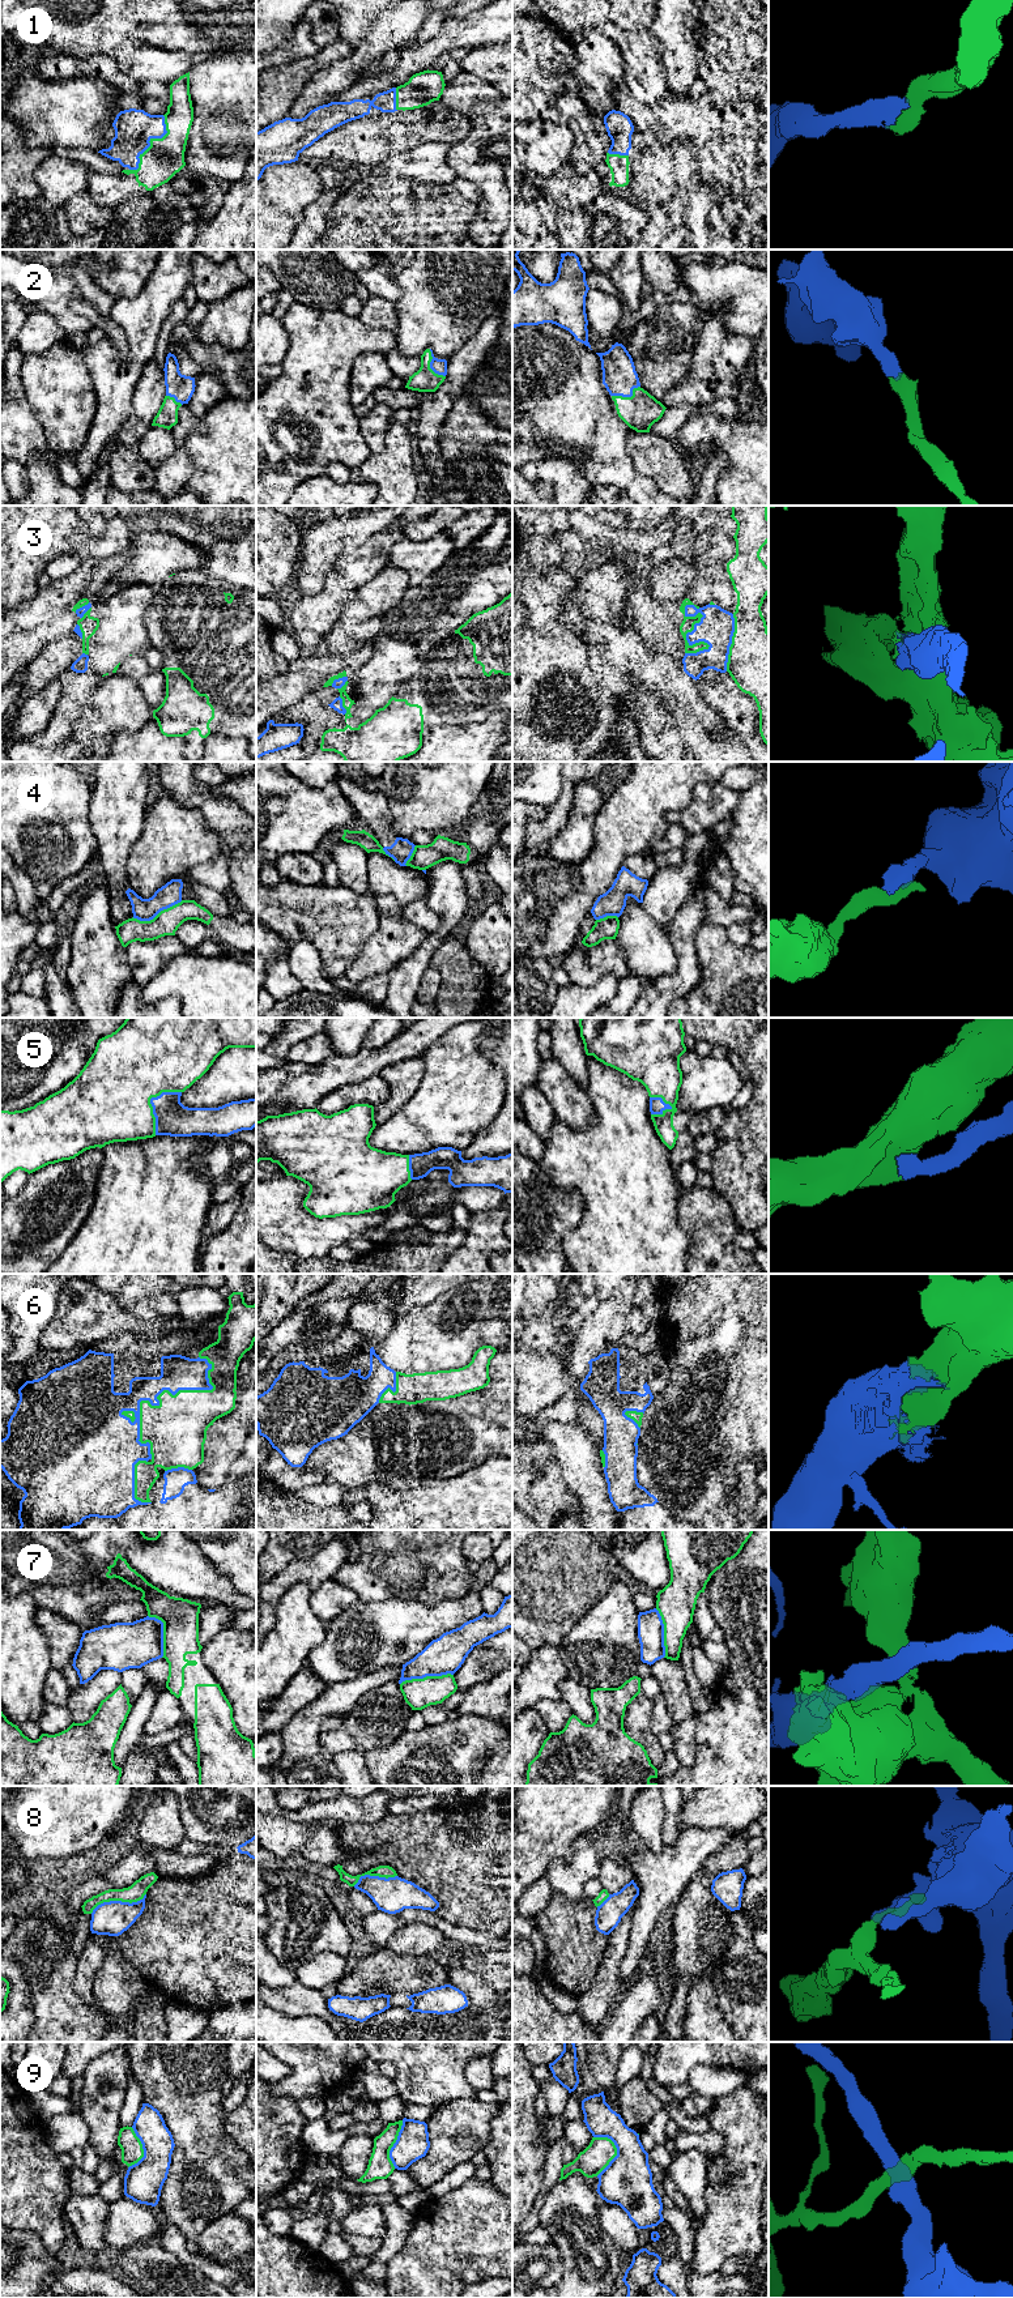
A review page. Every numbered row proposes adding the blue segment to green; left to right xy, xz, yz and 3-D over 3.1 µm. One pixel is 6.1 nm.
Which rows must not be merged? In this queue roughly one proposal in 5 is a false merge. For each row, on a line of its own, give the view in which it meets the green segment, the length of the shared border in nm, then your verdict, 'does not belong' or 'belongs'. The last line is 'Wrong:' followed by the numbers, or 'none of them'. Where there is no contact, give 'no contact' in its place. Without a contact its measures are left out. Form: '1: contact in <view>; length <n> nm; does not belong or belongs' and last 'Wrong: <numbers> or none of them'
1: contact in xy; length 400 nm; belongs
2: contact in xz; length 200 nm; belongs
3: contact in yz; length 320 nm; does not belong
4: contact in xy; length 320 nm; does not belong
5: contact in xy; length 320 nm; belongs
6: contact in xy; length 700 nm; belongs
7: contact in xz; length 340 nm; does not belong
8: contact in xy; length 360 nm; does not belong
9: contact in yz; length 260 nm; does not belong
Wrong: 3, 4, 7, 8, 9

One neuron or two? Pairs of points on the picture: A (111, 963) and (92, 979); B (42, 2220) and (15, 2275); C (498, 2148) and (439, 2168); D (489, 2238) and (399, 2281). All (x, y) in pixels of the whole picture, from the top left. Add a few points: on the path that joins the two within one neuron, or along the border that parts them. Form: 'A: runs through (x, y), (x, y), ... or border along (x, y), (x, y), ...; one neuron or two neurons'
A: runs through (106, 964), (97, 973); one neuron
B: border along (13, 2228), (32, 2230), (54, 2255); two neurons
C: border along (492, 2120), (490, 2139), (481, 2149); two neurons
D: runs through (467, 2238), (462, 2238), (421, 2279); one neuron

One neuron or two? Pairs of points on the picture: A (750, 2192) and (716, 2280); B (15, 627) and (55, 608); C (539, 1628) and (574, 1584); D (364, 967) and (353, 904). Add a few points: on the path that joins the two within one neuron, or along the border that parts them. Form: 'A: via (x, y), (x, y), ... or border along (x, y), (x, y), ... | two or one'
A: border along (719, 2269), (711, 2273), (690, 2272) | two
B: via (25, 627), (45, 618) | one
C: via (540, 1618), (564, 1594) | one
D: border along (378, 924), (378, 928), (343, 975) | two

